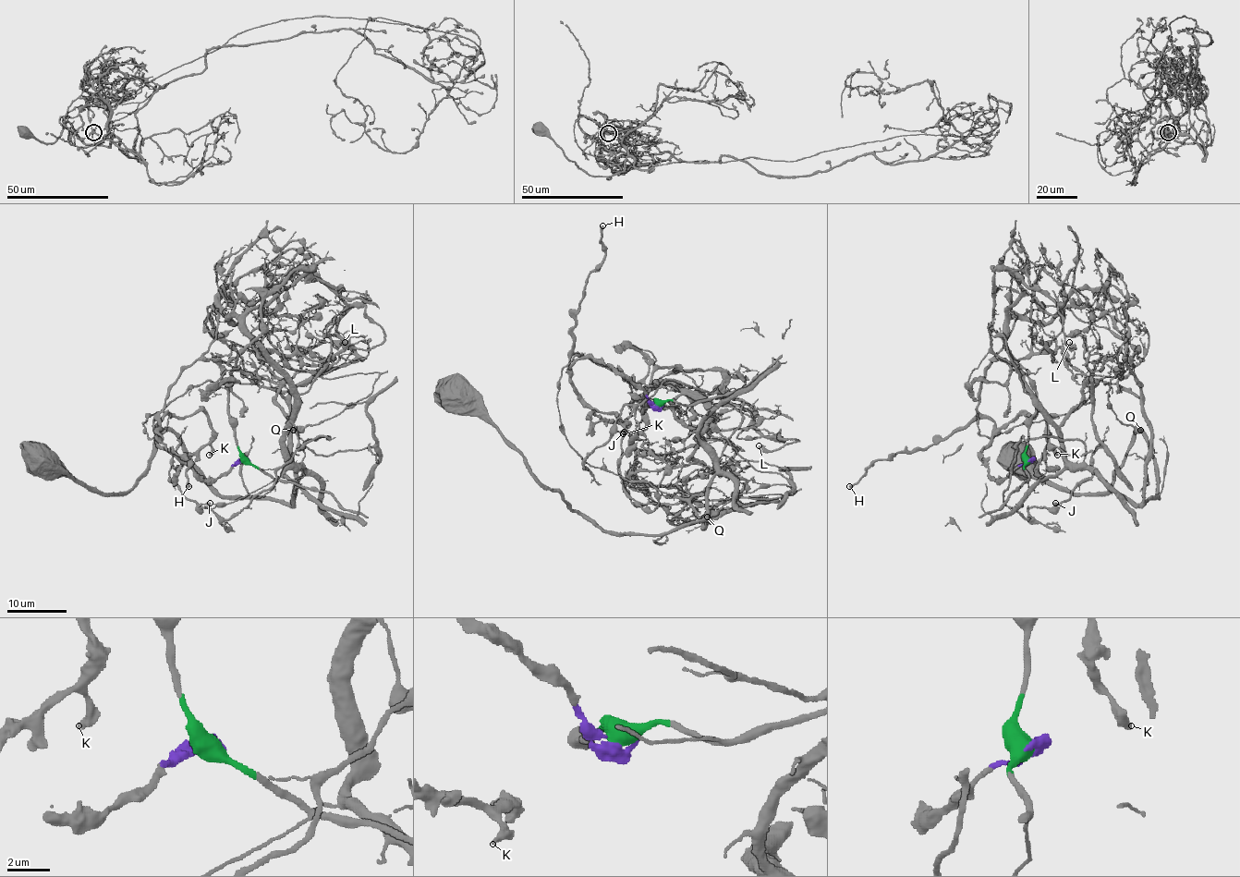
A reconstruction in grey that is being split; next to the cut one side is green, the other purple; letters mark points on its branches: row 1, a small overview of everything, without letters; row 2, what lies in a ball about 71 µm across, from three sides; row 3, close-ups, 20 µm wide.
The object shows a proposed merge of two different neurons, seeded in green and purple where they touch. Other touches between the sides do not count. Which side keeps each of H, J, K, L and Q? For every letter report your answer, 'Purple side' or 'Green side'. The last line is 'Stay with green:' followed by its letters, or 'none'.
H: Purple side
J: Green side
K: Purple side
L: Green side
Q: Green side
Stay with green: J, L, Q

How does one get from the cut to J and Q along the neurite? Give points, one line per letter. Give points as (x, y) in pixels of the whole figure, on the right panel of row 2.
J: (1030, 461), (1028, 479), (992, 515), (1084, 459), (1079, 440), (1023, 437), (1003, 501), (1027, 519), (1055, 503)
Q: (1030, 461), (1036, 385), (991, 348), (992, 332), (1059, 425), (1105, 363), (1122, 373), (1110, 407), (1141, 429)

